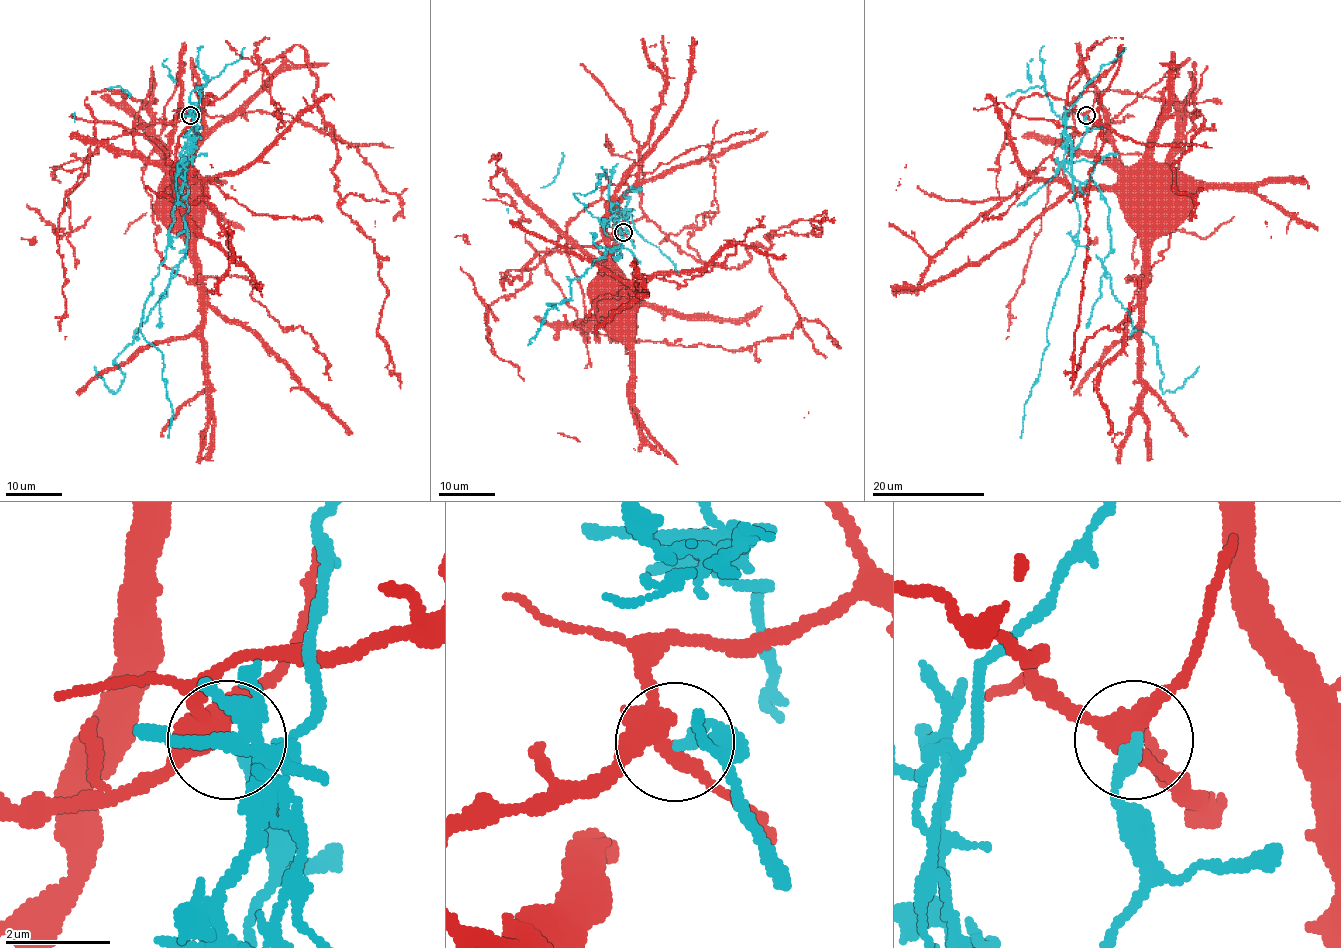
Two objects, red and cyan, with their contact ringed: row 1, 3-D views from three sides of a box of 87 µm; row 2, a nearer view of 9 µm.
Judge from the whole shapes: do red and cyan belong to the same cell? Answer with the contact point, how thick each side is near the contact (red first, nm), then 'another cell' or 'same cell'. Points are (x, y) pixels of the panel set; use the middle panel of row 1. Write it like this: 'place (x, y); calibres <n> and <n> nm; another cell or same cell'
place (623, 232); calibres 360 and 300 nm; another cell

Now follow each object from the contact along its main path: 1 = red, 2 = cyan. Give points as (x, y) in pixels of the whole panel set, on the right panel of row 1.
1: (1086, 115), (1099, 123), (1100, 132), (1095, 150), (1123, 177)
2: (1086, 115), (1069, 164), (1093, 163), (1109, 208), (1111, 291), (1157, 346), (1164, 393), (1199, 366)

